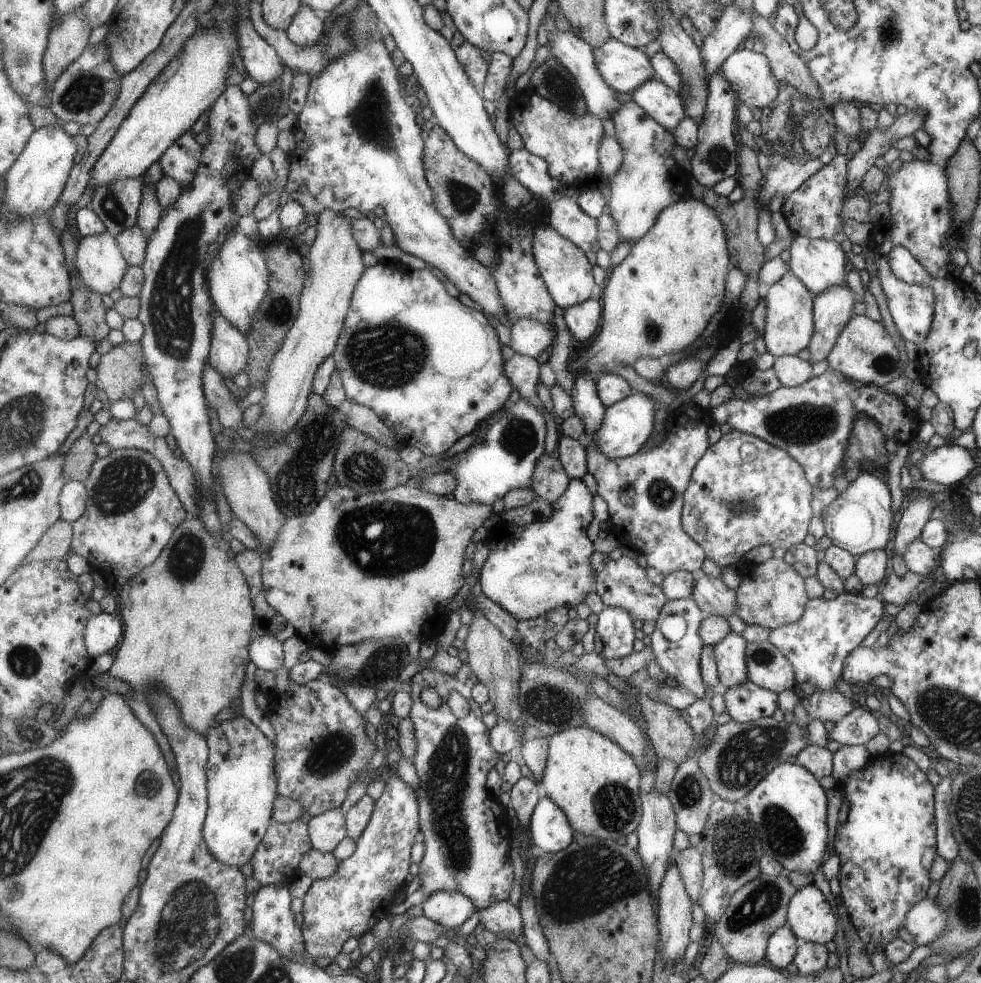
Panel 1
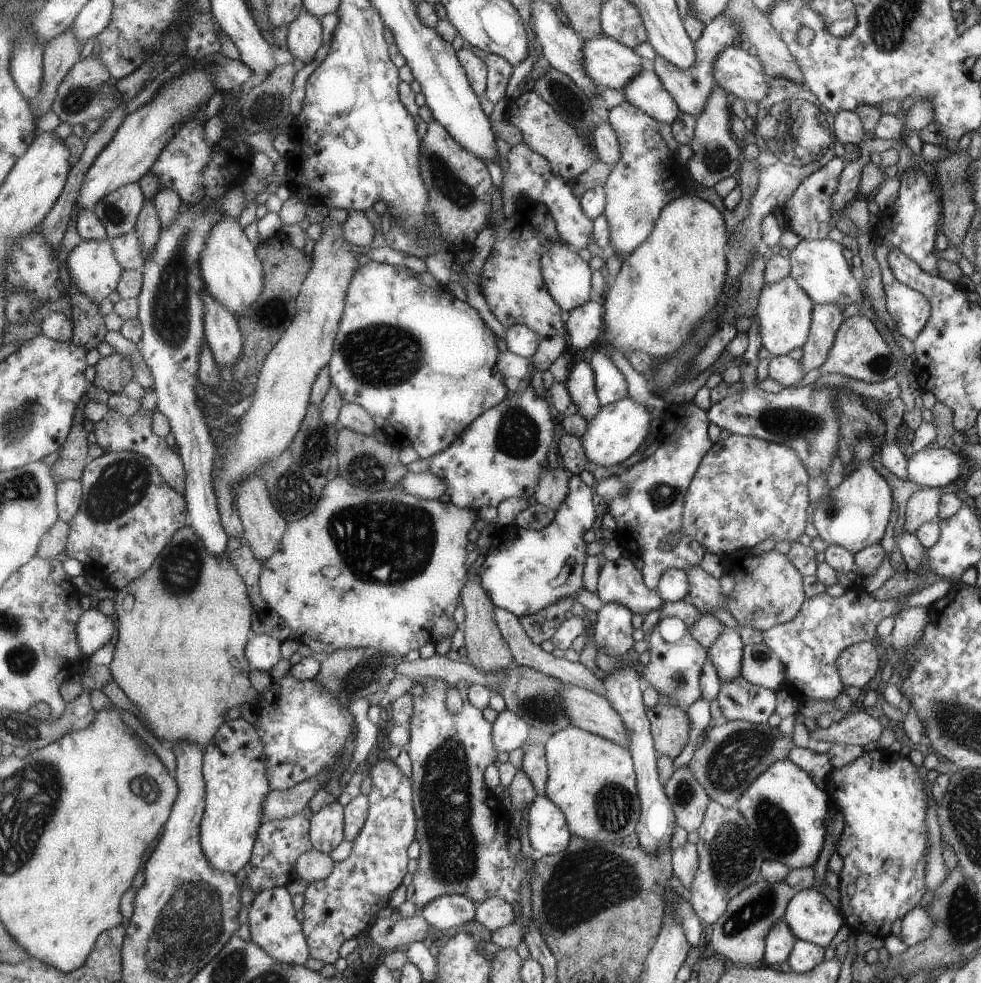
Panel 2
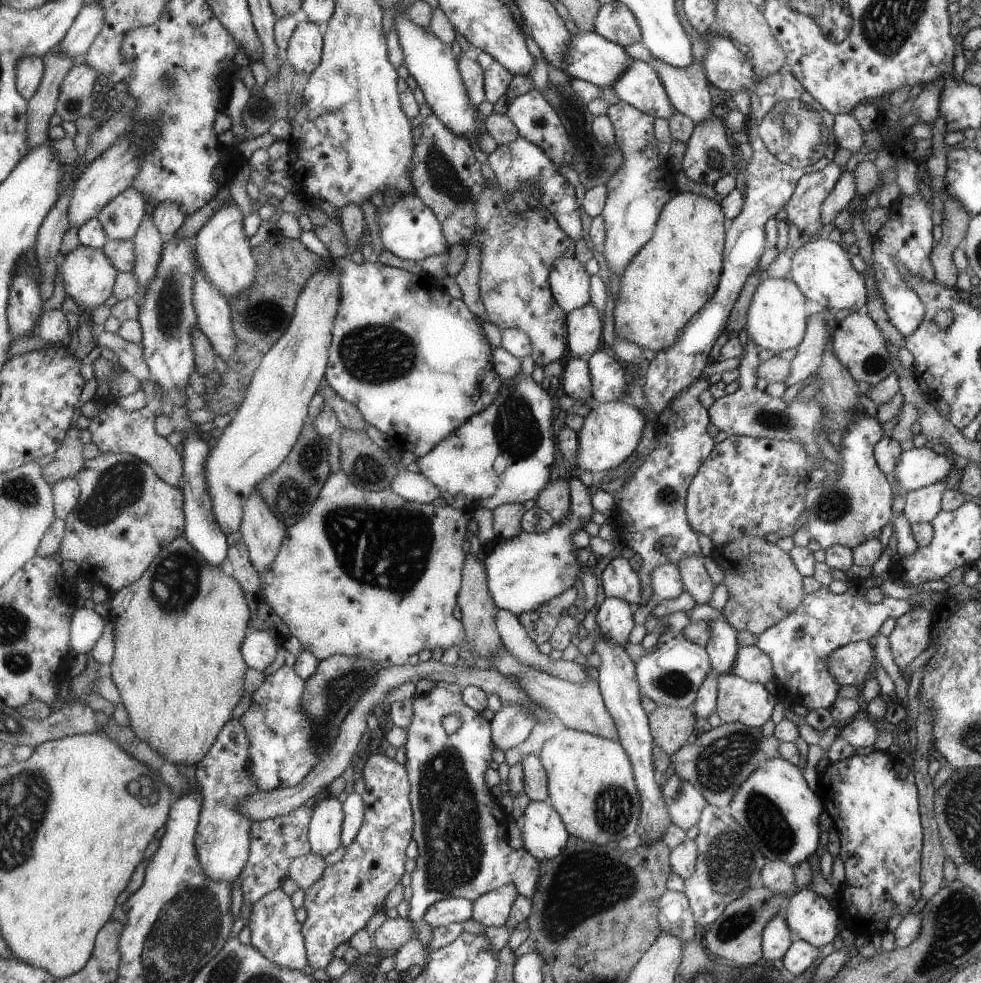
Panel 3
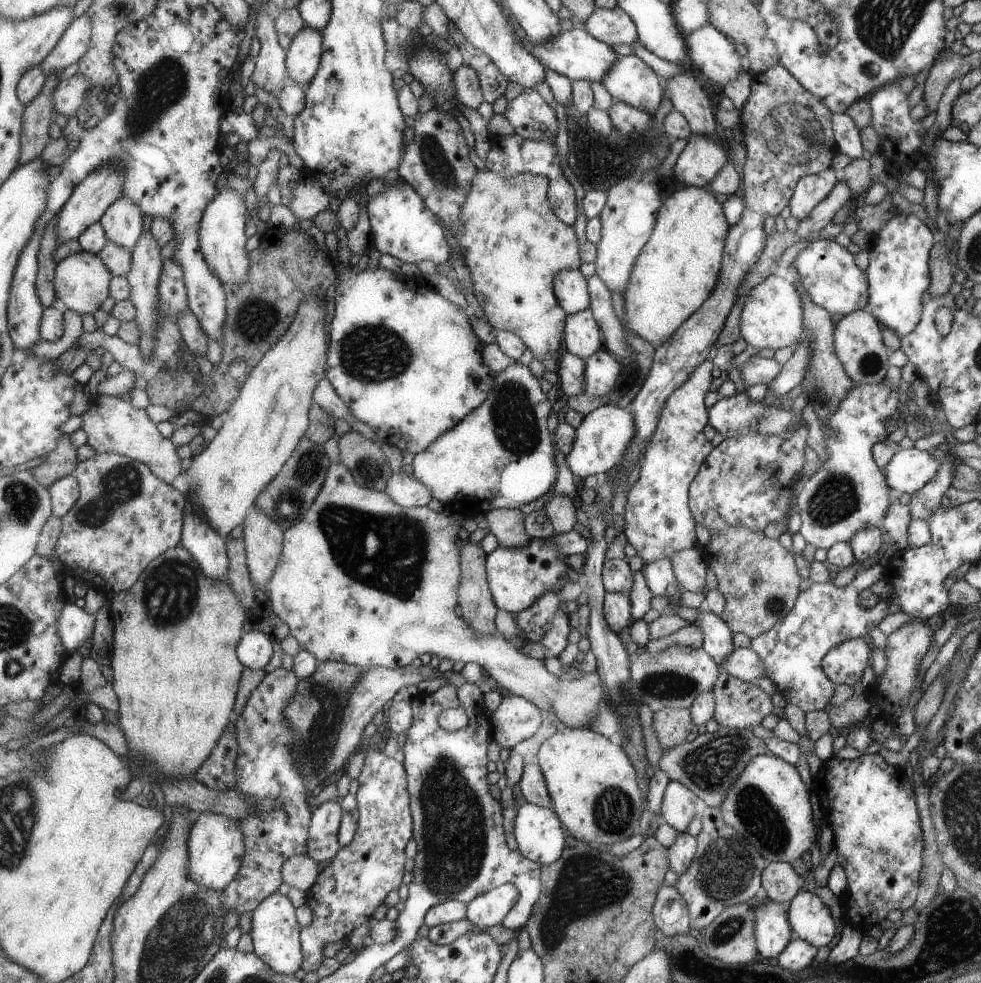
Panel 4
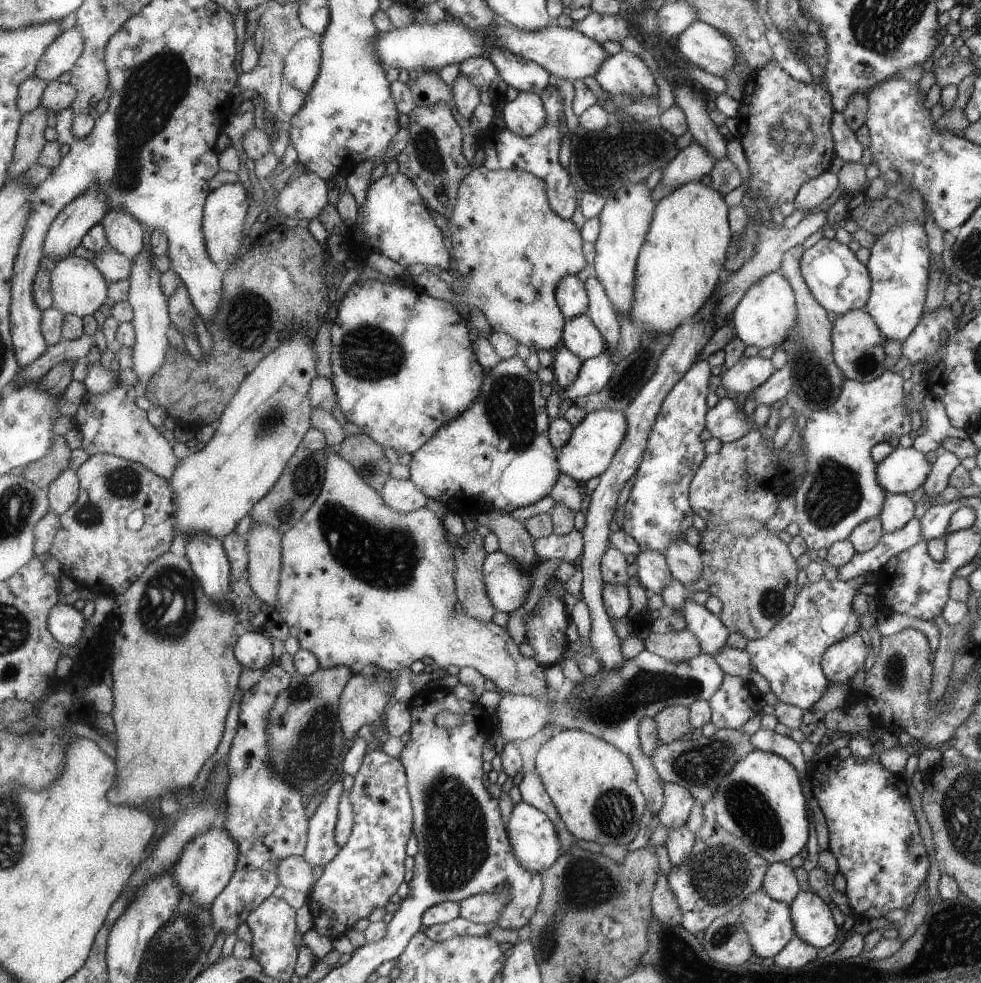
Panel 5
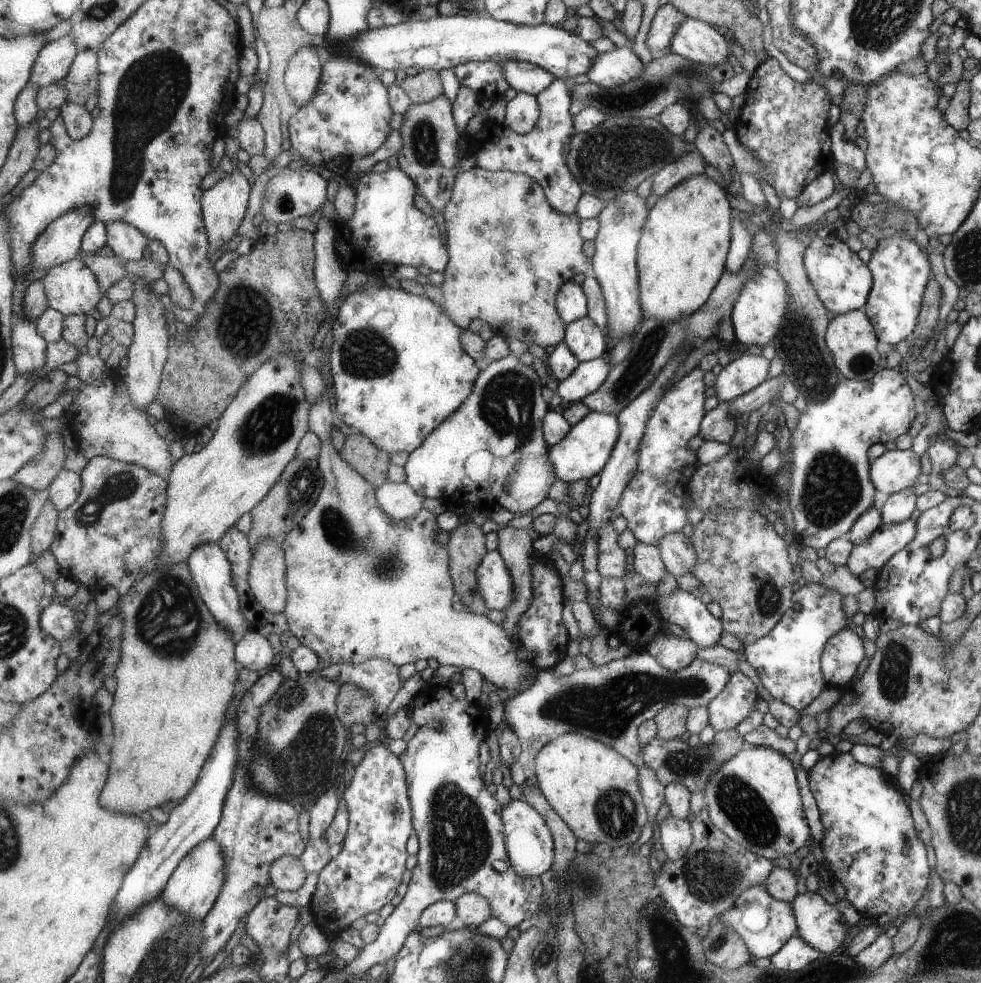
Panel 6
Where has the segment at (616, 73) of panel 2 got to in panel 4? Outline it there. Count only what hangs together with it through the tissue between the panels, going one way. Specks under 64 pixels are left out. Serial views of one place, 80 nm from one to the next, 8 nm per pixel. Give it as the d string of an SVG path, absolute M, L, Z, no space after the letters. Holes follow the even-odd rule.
M575 27L568 31L557 33L549 42L543 45L534 43L531 54L539 59L539 62L549 68L565 75L570 81L587 80L601 83L602 76L614 65L619 55L611 49L611 45L593 38L585 29Z

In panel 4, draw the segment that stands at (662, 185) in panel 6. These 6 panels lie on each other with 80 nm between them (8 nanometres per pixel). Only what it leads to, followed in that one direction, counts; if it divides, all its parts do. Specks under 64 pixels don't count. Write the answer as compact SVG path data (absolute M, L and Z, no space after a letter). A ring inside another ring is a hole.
M691 133L673 166L672 176L685 186L704 187L729 160L728 154L715 139Z

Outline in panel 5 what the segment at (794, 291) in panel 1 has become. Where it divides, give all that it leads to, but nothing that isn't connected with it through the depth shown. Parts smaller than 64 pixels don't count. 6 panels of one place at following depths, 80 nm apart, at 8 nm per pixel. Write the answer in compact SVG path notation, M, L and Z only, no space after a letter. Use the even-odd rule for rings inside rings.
M775 271L762 276L754 282L741 297L730 314L735 334L746 346L757 346L762 349L774 347L792 333L796 321L796 306L793 289L782 275Z

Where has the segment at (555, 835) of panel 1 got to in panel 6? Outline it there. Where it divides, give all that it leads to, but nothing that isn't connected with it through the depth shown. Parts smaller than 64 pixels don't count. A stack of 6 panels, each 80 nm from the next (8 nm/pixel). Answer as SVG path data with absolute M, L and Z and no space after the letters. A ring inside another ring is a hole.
M511 800L502 810L503 834L507 837L508 864L525 880L527 877L538 877L551 868L554 860L553 835L545 824L543 817L525 801Z

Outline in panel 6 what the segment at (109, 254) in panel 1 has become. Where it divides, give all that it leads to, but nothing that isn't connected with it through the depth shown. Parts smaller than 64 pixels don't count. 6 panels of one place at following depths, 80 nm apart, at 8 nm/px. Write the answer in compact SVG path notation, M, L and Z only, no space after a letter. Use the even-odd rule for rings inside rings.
M79 257L51 268L43 281L50 307L65 316L95 315L97 304L104 295L98 275Z

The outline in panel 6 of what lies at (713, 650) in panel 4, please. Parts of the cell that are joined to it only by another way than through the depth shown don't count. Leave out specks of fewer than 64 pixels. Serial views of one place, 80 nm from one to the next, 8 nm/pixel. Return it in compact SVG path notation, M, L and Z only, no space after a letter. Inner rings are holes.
M675 588L671 595L656 596L654 599L656 610L663 622L679 626L687 634L687 639L691 639L698 647L712 647L718 644L719 637L724 631L722 623L707 610L706 604L701 602L696 593L688 593Z

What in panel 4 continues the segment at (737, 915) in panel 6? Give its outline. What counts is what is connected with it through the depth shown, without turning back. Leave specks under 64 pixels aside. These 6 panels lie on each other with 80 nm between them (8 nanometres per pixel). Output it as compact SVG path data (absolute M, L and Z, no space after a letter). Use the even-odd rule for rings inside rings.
M759 901L754 910L754 937L757 943L759 959L766 962L777 957L791 941L790 923L776 902Z

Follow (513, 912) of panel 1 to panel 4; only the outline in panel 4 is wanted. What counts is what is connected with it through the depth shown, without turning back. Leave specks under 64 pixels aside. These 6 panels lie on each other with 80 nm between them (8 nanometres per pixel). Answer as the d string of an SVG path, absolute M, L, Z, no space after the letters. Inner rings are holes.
M511 883L499 885L466 903L466 919L480 928L499 924L517 897L517 889Z

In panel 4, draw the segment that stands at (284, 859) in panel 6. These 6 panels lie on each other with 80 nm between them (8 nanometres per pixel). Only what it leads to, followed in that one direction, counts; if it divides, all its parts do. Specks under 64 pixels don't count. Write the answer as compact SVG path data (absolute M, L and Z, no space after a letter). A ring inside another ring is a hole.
M293 855L281 867L283 882L289 884L291 889L298 890L302 895L314 882L319 874L317 860L309 855Z

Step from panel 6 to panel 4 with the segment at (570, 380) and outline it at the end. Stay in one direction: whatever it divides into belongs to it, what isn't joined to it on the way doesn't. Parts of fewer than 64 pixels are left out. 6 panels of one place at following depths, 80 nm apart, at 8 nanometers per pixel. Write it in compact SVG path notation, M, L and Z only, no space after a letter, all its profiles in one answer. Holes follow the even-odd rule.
M605 348L587 357L584 362L586 370L582 392L587 397L606 397L617 385L619 373L622 372L621 363Z

